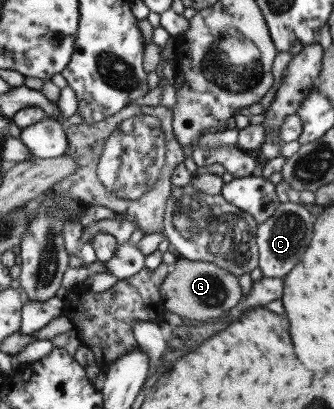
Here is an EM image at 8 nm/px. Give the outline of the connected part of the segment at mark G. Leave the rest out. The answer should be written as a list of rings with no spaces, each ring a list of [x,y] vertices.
[[[181,257],[172,265],[172,270],[161,287],[162,299],[166,303],[166,310],[189,318],[216,319],[216,317],[230,317],[234,315],[234,308],[242,302],[242,285],[236,274],[230,273],[222,266],[209,261],[194,261]]]

